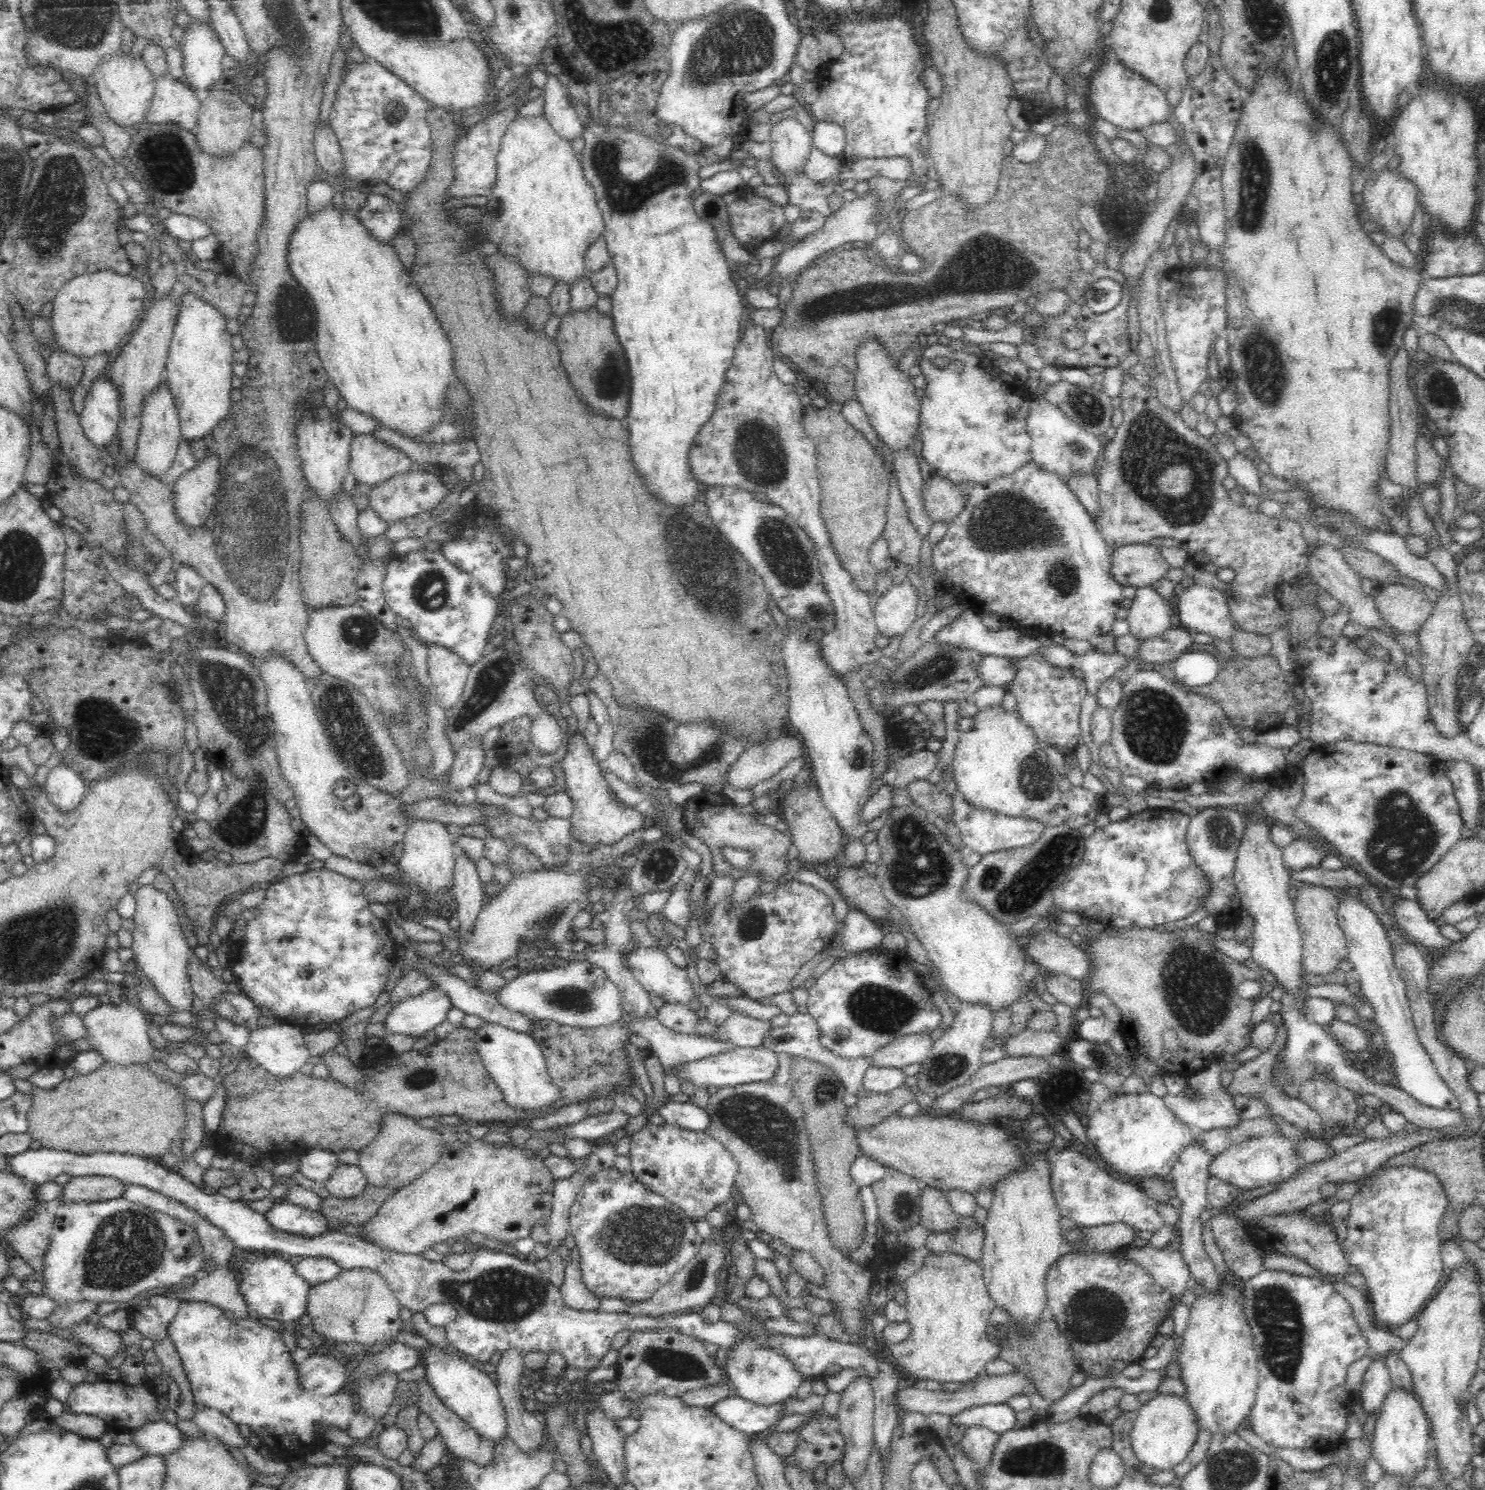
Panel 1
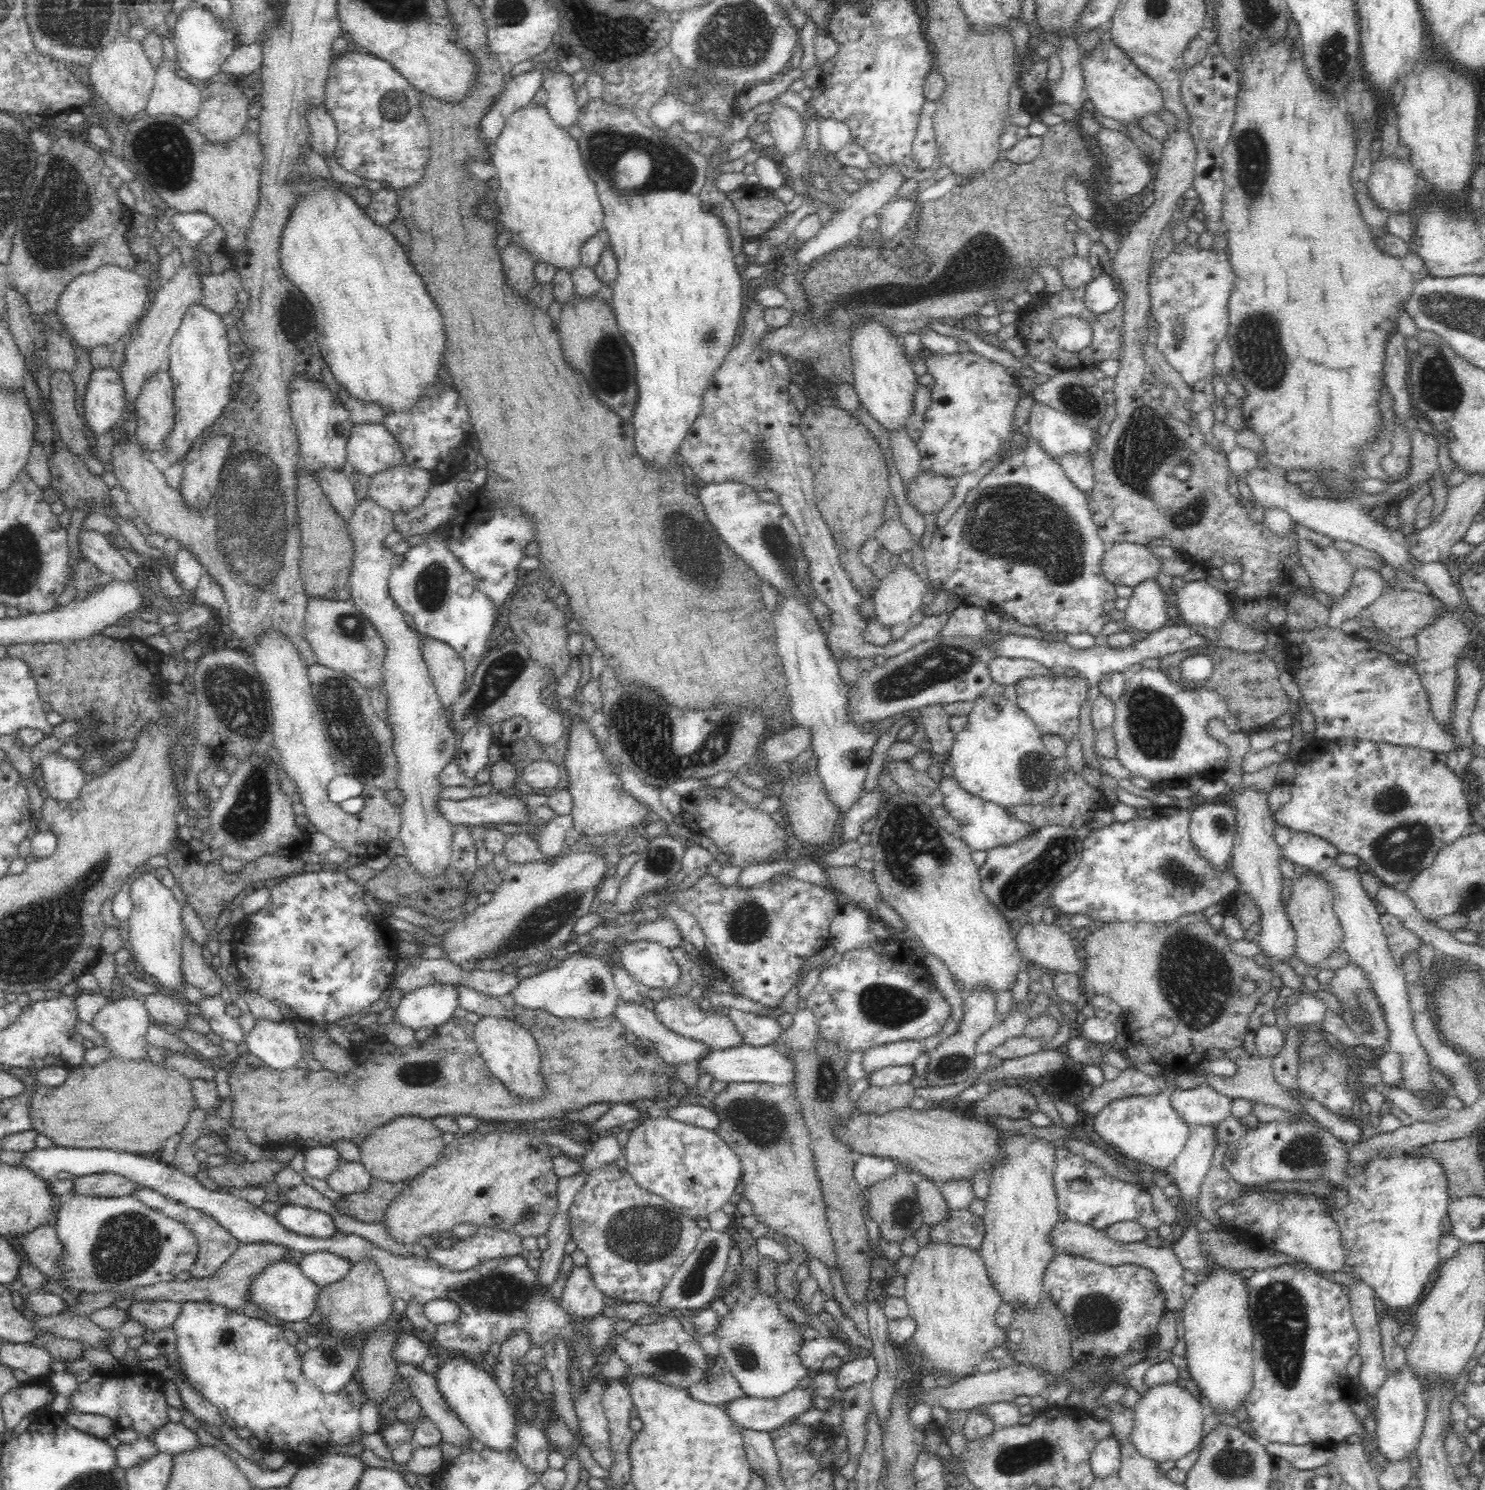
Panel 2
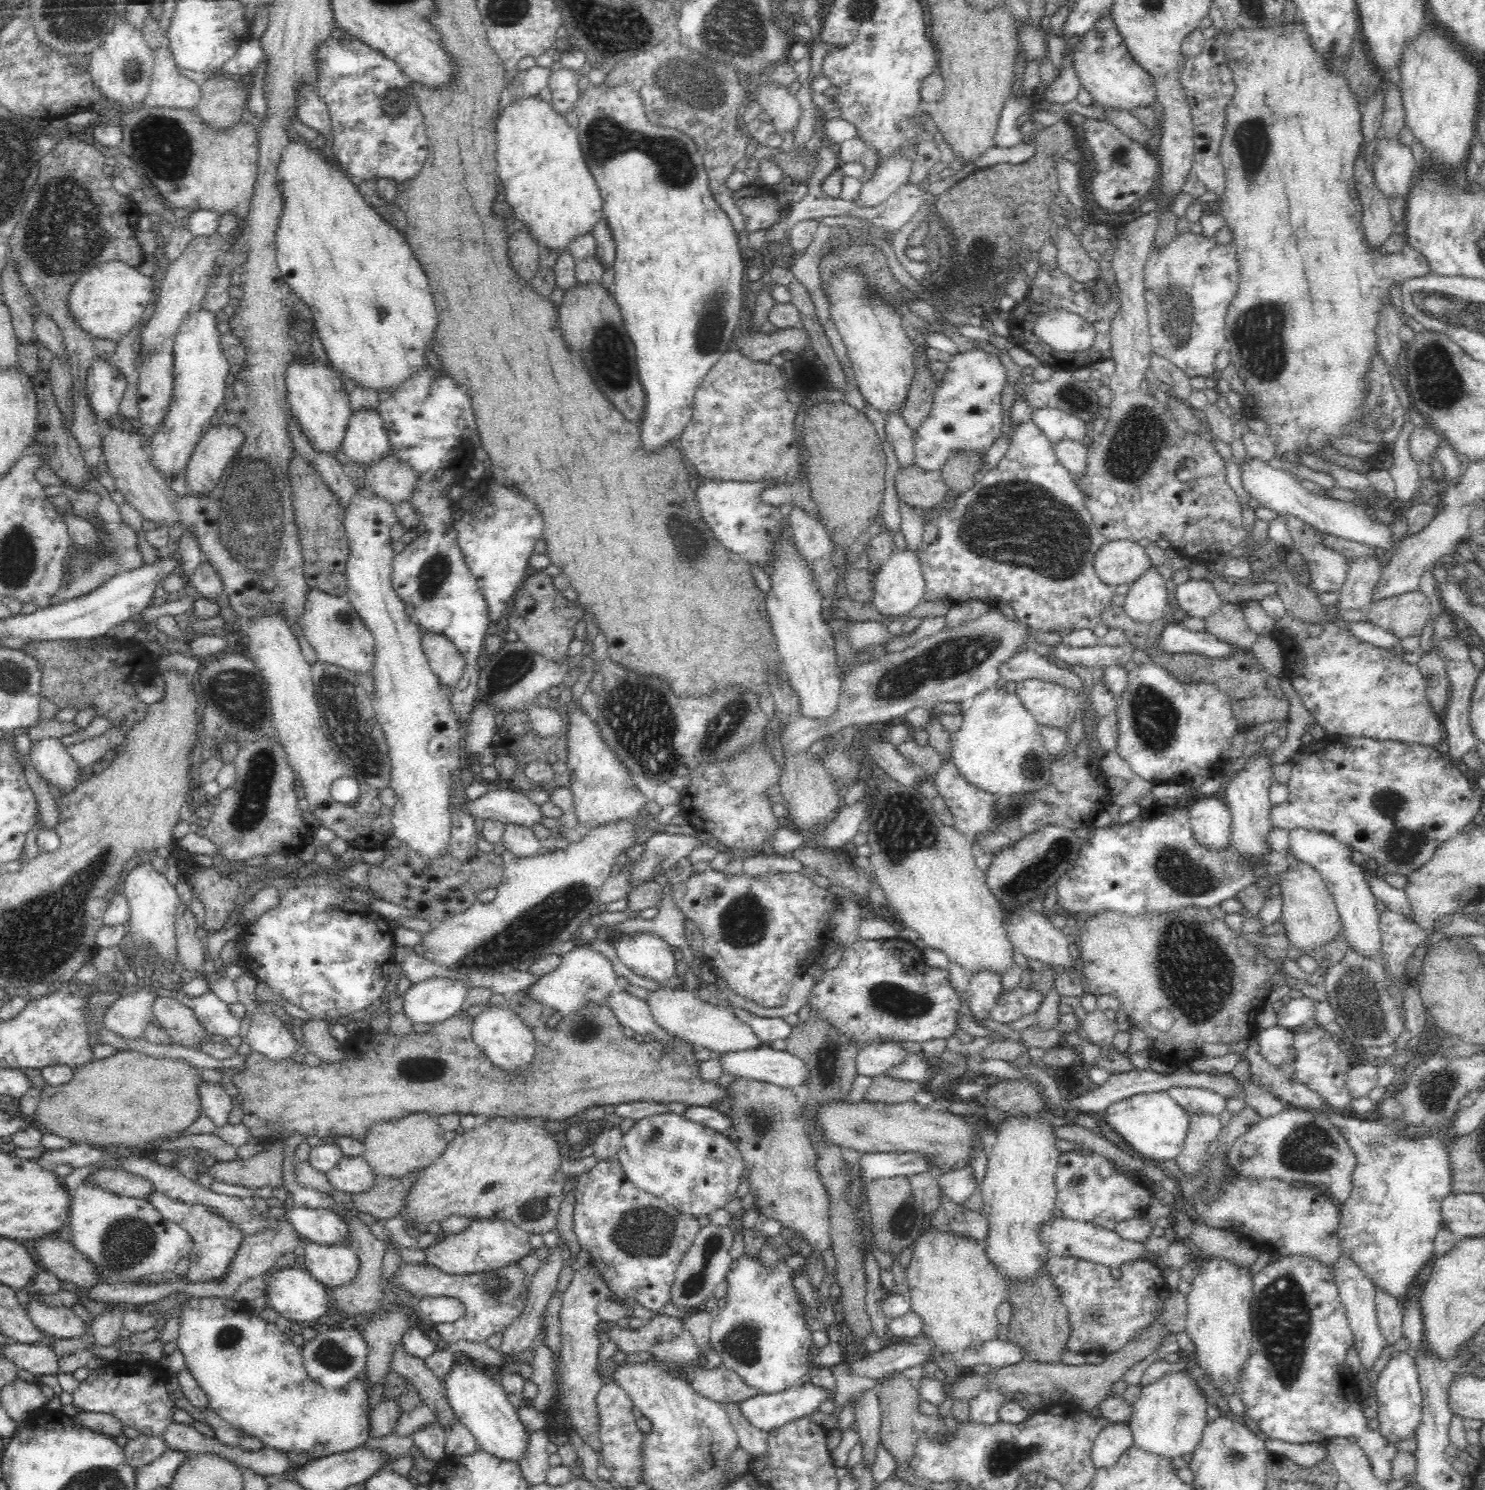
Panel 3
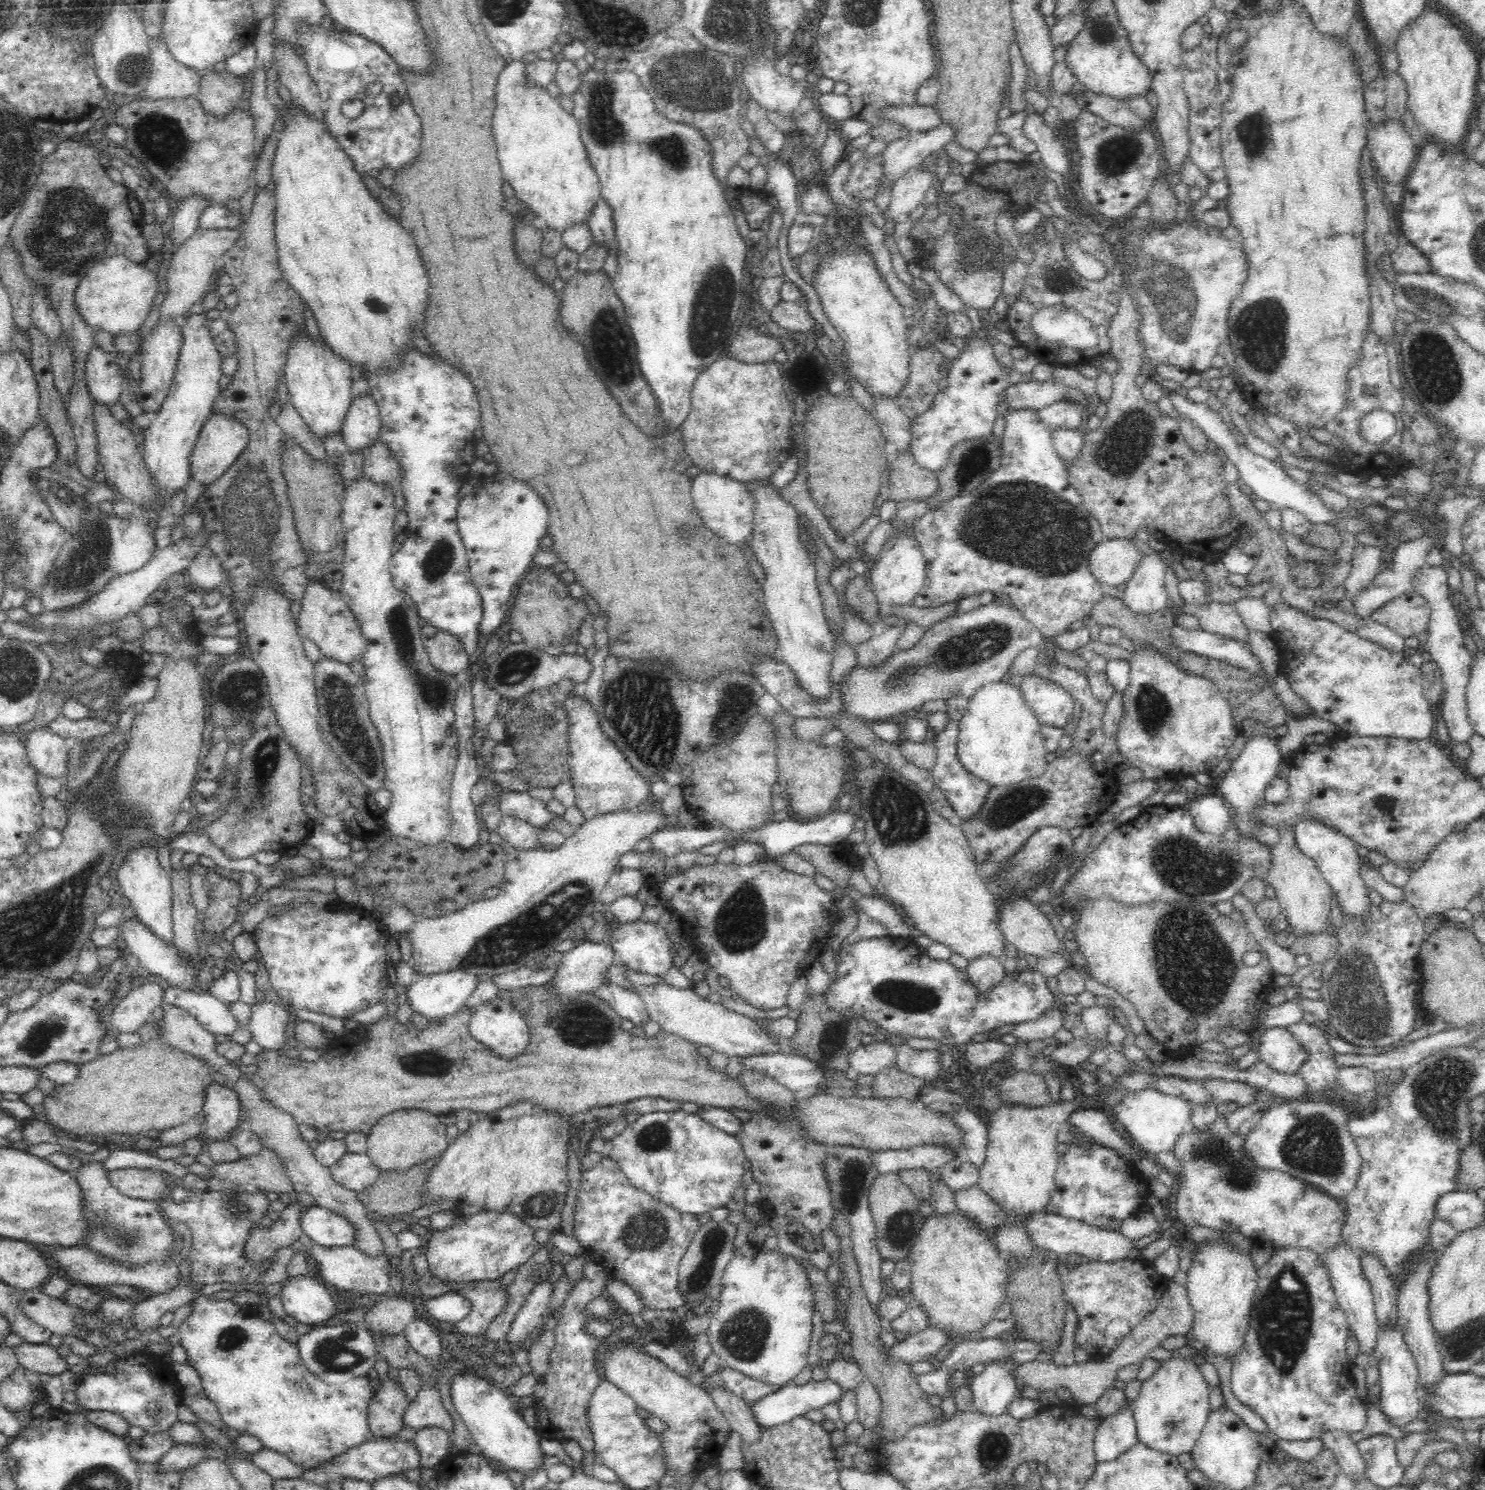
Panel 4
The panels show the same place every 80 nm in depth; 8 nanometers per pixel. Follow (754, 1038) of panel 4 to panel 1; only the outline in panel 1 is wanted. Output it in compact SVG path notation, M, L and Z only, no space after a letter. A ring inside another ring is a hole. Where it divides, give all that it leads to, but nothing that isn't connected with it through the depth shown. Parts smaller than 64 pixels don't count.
M661 1003L660 1009L654 1014L665 1028L673 1032L683 1034L695 1033L702 1037L714 1037L717 1032L717 1027L707 1022L706 1019L698 1022L696 1013L688 1005Z

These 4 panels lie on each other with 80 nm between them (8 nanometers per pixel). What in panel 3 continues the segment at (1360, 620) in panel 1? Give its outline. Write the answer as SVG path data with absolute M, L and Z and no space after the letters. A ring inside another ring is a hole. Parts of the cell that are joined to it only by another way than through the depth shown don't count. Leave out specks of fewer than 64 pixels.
M1285 515L1287 528L1292 537L1292 547L1298 551L1298 554L1304 560L1304 565L1307 568L1308 576L1310 577L1309 587L1322 592L1339 592L1346 580L1346 575L1349 569L1349 563L1340 552L1333 549L1328 549L1324 545L1324 538L1320 532L1314 527L1306 524L1306 521L1300 520L1294 516Z

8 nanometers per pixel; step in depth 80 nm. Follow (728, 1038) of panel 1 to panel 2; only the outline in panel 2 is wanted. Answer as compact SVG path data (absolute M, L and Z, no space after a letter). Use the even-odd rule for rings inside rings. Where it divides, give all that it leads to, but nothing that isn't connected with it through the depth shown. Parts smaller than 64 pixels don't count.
M731 1008L727 1015L735 1025L736 1031L741 1033L746 1045L753 1047L772 1045L773 1041L782 1035L783 1029L775 1017L756 1016L736 1008Z

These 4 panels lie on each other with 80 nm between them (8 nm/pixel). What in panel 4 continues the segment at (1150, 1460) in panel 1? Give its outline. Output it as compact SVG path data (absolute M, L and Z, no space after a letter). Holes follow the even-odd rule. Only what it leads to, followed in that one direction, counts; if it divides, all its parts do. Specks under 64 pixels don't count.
M1177 1352L1146 1382L1136 1400L1130 1402L1136 1424L1137 1443L1172 1456L1191 1453L1210 1414L1210 1386L1197 1368L1199 1360L1183 1360Z

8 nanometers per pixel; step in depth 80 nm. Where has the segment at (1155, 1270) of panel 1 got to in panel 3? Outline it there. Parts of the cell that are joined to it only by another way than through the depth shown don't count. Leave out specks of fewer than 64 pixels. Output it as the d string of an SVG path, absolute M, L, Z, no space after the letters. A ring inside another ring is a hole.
M1059 1214L1052 1217L1048 1222L1045 1222L1040 1229L1042 1244L1058 1256L1076 1257L1080 1260L1089 1260L1096 1264L1103 1264L1113 1271L1117 1271L1121 1264L1130 1261L1148 1261L1160 1268L1162 1279L1166 1283L1166 1291L1168 1291L1167 1298L1173 1297L1178 1293L1178 1286L1182 1281L1180 1270L1172 1268L1171 1266L1161 1266L1159 1260L1161 1254L1151 1254L1144 1246L1144 1242L1136 1242L1131 1240L1124 1240L1113 1230L1108 1230L1092 1223L1087 1223L1079 1220L1072 1220L1062 1217Z

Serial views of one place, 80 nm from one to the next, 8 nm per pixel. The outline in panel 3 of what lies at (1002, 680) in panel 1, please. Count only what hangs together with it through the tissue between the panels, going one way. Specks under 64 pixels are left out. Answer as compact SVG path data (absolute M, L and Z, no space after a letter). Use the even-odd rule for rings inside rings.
M1024 651L1010 656L1006 662L998 666L998 676L1005 683L1020 683L1022 680L1037 678L1042 681L1051 681L1064 687L1074 689L1084 694L1082 680L1070 670L1065 670L1040 657L1036 651Z

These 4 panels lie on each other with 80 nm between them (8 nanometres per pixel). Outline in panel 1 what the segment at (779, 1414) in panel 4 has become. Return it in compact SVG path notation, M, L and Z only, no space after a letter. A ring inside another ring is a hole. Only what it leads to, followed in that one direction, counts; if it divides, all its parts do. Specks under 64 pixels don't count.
M733 1395L716 1402L710 1408L715 1416L718 1416L731 1428L748 1436L753 1436L782 1419L783 1404L757 1406L748 1400Z

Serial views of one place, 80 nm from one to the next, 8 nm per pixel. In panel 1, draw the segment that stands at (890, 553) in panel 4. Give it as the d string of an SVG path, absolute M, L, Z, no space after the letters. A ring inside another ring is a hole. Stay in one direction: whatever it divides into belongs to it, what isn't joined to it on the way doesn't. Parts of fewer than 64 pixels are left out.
M910 581L892 585L883 595L874 595L873 613L877 632L890 638L899 637L911 628L918 618L918 596Z

